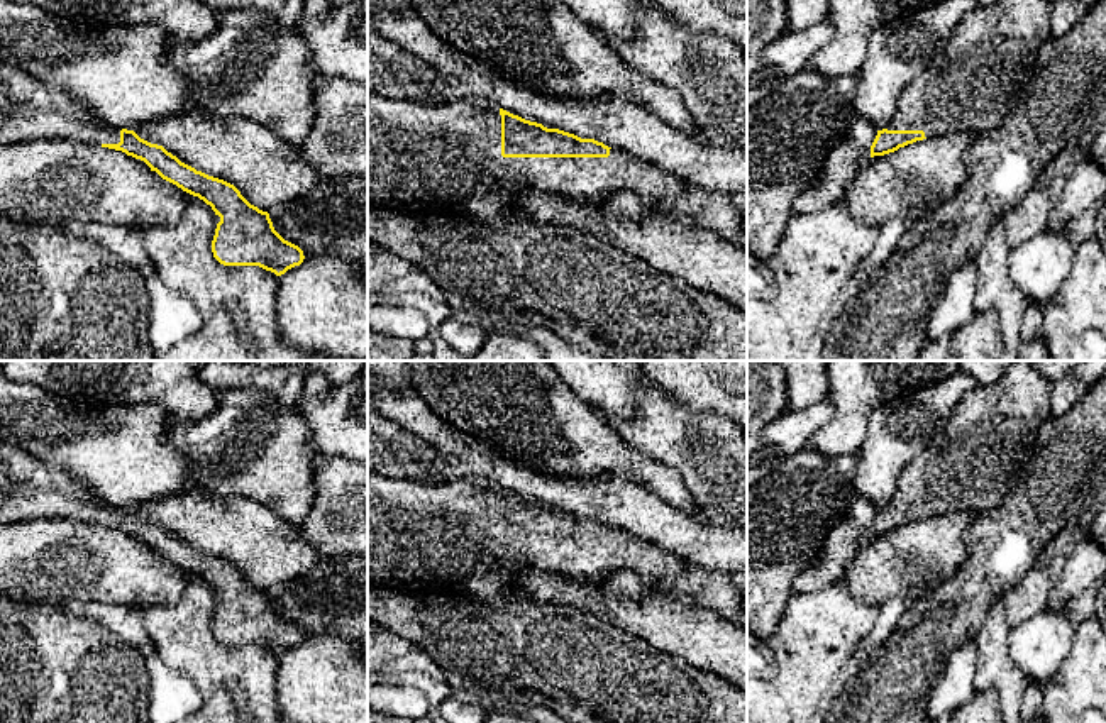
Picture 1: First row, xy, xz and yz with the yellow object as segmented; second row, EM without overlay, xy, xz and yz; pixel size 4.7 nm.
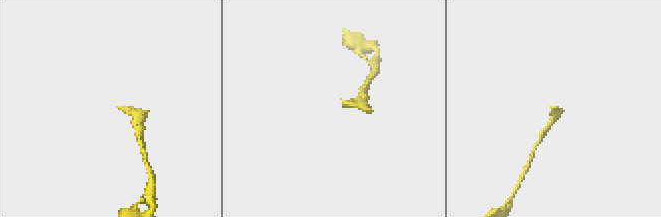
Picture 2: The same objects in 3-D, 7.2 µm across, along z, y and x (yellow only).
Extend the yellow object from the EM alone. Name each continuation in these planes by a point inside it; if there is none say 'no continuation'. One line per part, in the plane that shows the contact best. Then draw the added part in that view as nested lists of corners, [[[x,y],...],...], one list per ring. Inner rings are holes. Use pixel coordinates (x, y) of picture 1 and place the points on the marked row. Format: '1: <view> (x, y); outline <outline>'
1: xz (419, 156); outline [[[368,93],[368,208],[456,208],[500,227],[520,212],[498,193],[501,186],[530,186],[591,205],[632,190],[645,203],[683,213],[732,246],[747,247],[733,195],[693,186],[632,152],[503,157],[500,107],[486,98],[423,105]]]

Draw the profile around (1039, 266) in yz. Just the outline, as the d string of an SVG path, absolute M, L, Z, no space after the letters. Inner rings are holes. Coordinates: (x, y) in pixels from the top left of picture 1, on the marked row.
M1045 229L1011 249L1008 271L1026 301L1047 305L1069 276L1074 254L1076 244L1067 232Z

